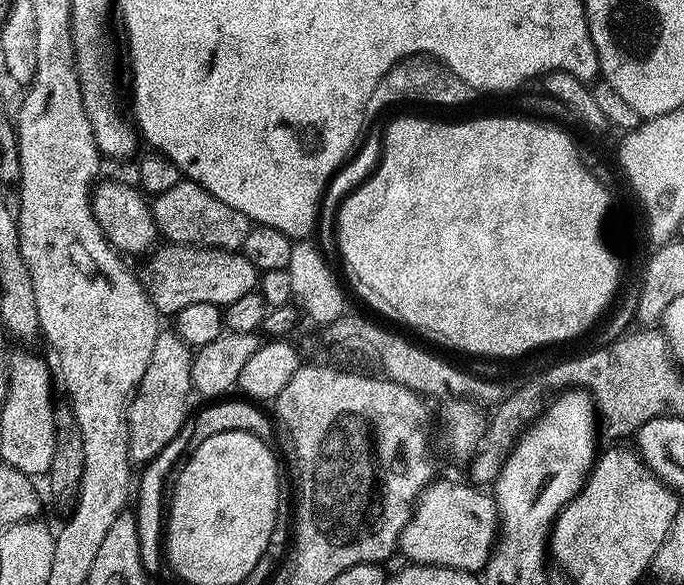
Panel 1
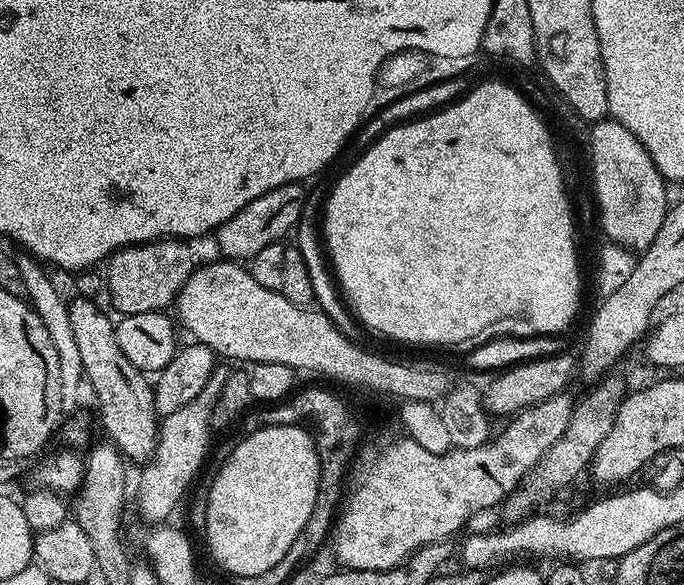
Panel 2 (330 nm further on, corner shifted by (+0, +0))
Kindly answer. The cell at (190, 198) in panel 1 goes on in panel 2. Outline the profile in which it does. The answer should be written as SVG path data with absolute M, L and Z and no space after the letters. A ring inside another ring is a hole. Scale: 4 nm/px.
M300 182L278 186L262 194L262 198L254 198L254 202L238 210L238 214L222 222L222 226L214 233L216 244L220 247L219 255L233 262L247 262L265 246L281 243L285 239L283 236L288 231L289 235L299 225L300 218L306 211L304 187L305 185Z

